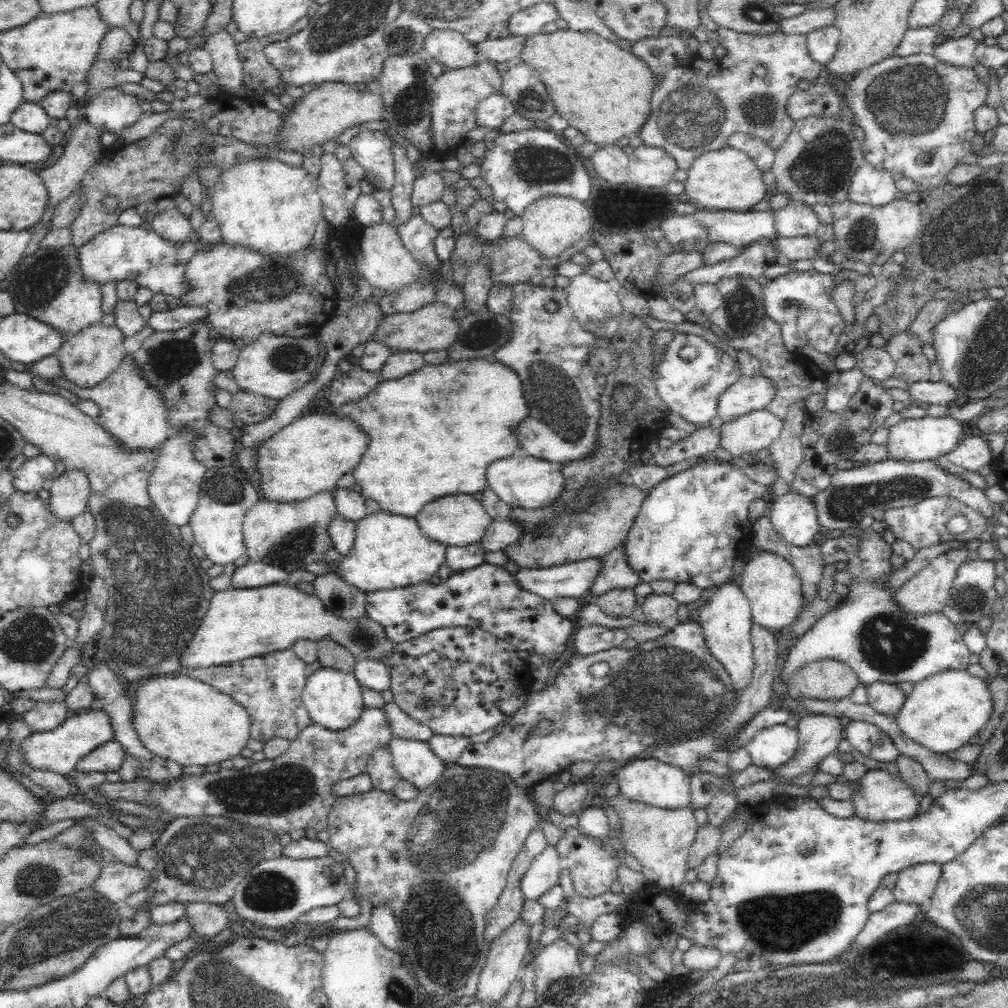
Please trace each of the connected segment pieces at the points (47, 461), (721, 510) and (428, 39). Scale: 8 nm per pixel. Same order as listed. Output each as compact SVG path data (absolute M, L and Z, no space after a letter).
M46 455L29 458L13 474L12 484L16 491L38 492L47 478L56 476L54 461Z
M712 459L665 478L647 491L634 517L634 524L623 540L630 568L639 576L640 583L667 579L675 583L689 582L704 589L727 582L732 577L734 560L744 556L751 546L753 522L748 516L750 503L756 498L765 498L766 492L764 485L750 480L736 465Z
M432 29L425 36L422 48L446 69L472 66L480 58L475 44L452 29Z

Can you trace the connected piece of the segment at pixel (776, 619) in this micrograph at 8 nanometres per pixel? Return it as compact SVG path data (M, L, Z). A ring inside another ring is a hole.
M768 550L752 555L746 562L741 589L751 606L753 622L760 624L770 632L790 627L801 614L802 583L796 569L785 559Z

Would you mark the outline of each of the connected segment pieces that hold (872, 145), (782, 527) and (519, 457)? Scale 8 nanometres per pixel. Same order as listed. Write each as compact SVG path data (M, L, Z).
M932 53L911 54L907 57L892 55L872 66L860 69L852 76L852 78L846 80L841 85L843 87L845 100L847 101L850 110L852 110L852 122L856 122L856 124L864 130L864 140L862 140L861 144L865 162L875 168L892 172L893 175L906 176L907 178L912 179L916 185L920 185L925 189L932 189L944 185L947 181L948 174L950 174L950 170L959 164L961 158L973 153L973 139L977 134L973 114L979 106L986 103L986 96L988 94L988 86L984 85L984 83L978 79L973 68L950 66L950 64L940 62Z
M791 490L769 500L767 515L779 534L794 546L808 546L814 535L822 531L813 499Z
M522 453L512 454L491 462L486 471L487 487L493 490L502 502L511 507L539 509L547 507L561 497L565 478L560 463L536 458Z

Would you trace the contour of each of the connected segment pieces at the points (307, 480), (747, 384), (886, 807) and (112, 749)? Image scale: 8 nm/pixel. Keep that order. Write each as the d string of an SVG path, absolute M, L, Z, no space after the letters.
M331 410L302 415L257 448L260 496L274 502L302 502L318 492L333 490L337 480L360 462L368 443L362 427Z
M742 375L719 396L717 416L724 424L742 418L753 410L764 409L775 393L774 383L765 376Z
M881 768L880 770L869 770L864 776L857 780L861 786L853 788L850 802L854 805L854 817L863 818L872 822L908 820L916 816L920 796L905 784L900 776L894 778L890 773Z
M116 740L108 741L98 746L98 748L94 748L92 753L84 756L84 759L78 760L74 771L104 774L106 772L119 772L124 758L126 758L124 747Z

